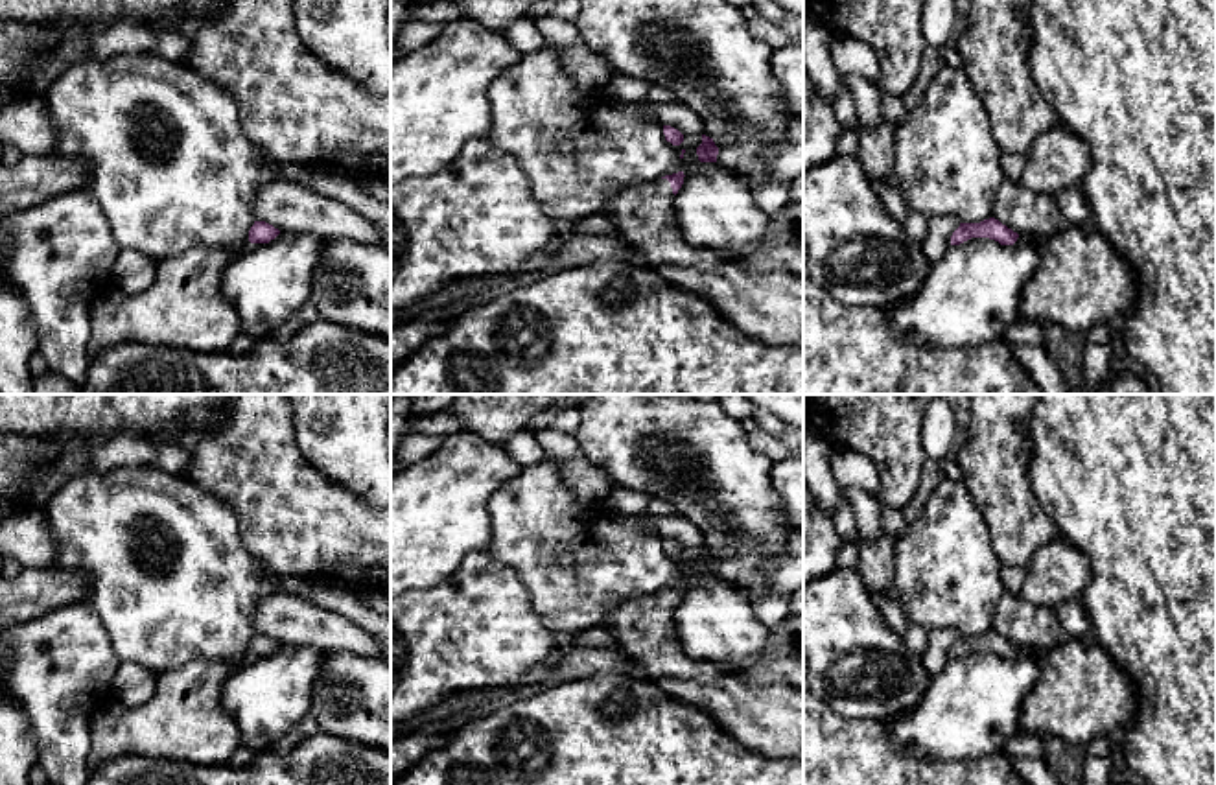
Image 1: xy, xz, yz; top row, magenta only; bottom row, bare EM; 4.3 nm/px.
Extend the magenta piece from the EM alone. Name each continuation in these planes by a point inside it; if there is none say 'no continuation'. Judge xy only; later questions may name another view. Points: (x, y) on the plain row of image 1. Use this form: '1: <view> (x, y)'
no continuation

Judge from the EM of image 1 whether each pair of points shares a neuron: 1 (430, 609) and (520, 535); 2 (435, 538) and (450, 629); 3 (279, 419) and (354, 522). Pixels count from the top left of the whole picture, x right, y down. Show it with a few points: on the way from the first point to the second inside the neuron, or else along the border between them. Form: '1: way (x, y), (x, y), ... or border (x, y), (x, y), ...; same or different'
1: border (489, 548), (502, 562), (514, 570), (526, 586); different
2: border (476, 551), (470, 551), (441, 581), (409, 592); different
3: way (279, 446), (279, 456), (327, 503); same

